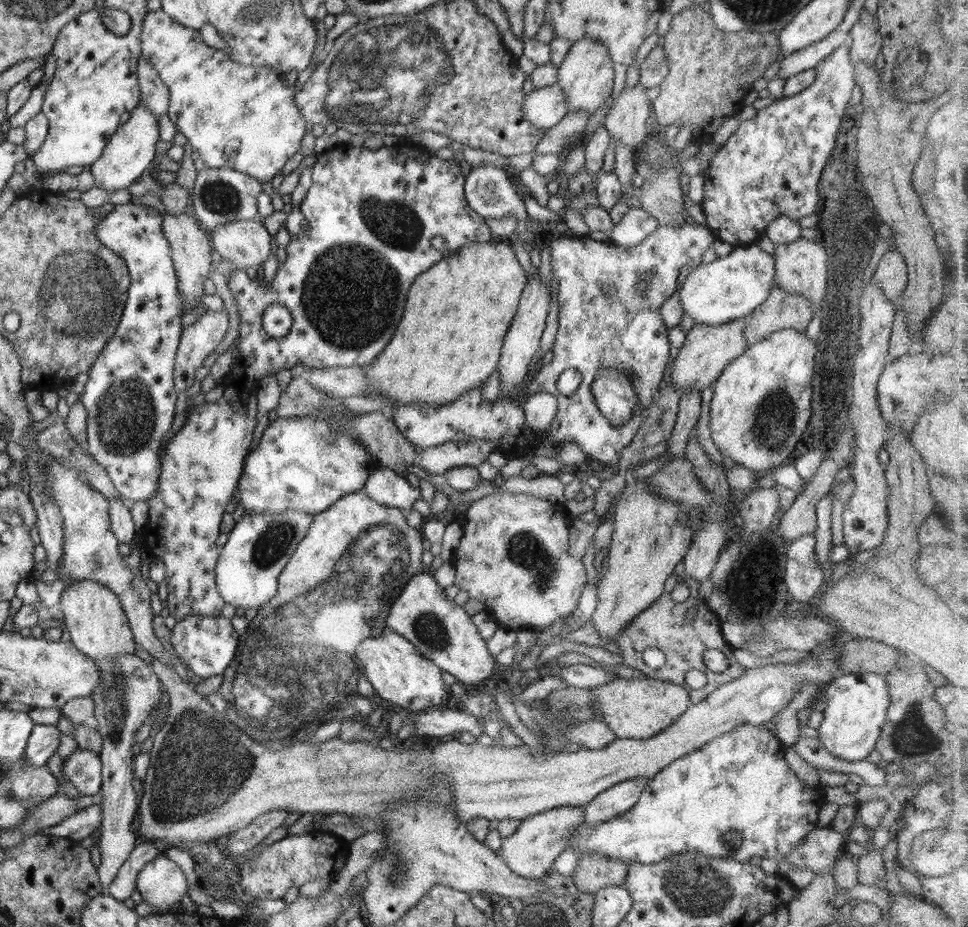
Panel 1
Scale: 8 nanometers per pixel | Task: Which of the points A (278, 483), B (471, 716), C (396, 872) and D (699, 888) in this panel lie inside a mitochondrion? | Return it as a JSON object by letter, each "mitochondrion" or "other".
{"A":"other","B":"other","C":"mitochondrion","D":"mitochondrion"}

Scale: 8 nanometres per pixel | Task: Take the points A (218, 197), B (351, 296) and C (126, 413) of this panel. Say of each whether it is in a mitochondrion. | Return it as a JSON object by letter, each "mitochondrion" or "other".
{"A":"mitochondrion","B":"mitochondrion","C":"mitochondrion"}

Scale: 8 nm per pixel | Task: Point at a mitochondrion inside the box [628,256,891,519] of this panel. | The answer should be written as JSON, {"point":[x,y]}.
{"point":[775,414]}

